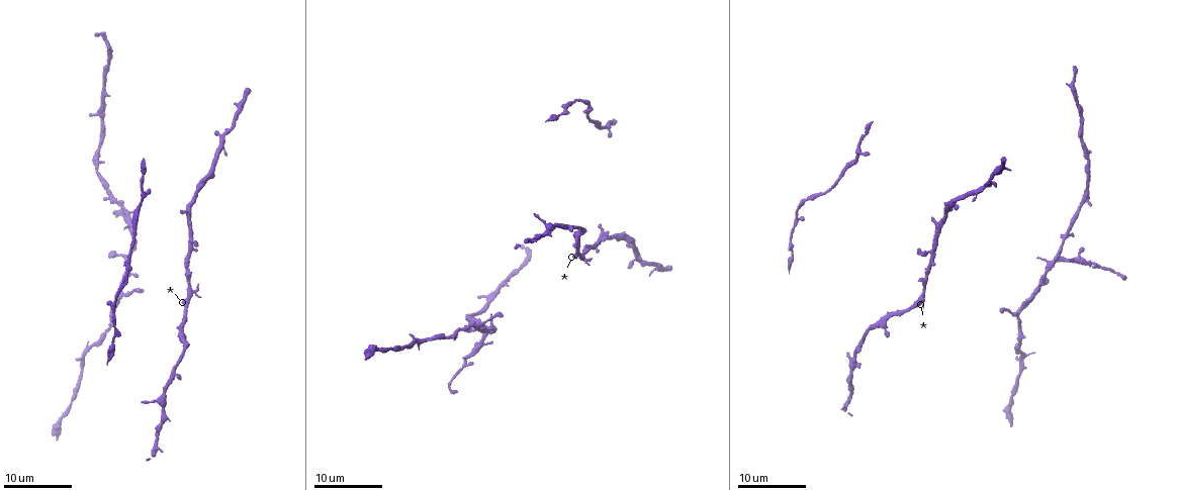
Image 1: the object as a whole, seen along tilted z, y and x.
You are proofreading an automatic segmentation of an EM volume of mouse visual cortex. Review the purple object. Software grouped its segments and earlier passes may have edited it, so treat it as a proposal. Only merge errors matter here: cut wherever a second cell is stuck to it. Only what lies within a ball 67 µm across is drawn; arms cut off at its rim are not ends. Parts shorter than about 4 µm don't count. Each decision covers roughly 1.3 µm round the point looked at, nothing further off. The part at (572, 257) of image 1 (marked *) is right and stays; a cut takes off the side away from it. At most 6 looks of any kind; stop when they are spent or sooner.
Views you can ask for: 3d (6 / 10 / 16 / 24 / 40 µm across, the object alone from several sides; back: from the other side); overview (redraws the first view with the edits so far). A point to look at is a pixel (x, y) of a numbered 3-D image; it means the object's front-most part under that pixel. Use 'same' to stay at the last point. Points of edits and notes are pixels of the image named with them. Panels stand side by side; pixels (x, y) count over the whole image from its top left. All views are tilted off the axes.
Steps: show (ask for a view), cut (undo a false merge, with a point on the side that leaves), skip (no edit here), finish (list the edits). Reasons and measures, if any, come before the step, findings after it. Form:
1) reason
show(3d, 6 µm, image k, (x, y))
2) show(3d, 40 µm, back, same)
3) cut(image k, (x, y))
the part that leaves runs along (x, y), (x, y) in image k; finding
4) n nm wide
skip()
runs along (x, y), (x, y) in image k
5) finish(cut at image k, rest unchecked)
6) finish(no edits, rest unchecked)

a fork
show(3d, 16 µm, image 1, (937, 223))

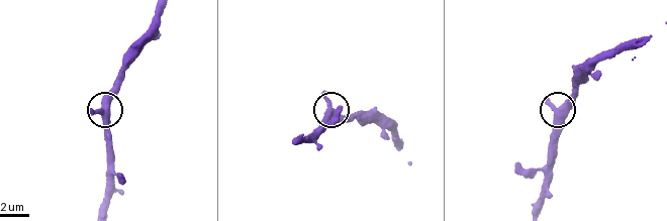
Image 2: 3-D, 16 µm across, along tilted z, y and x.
closer look
show(3d, 6 µm, image 2, (103, 108))

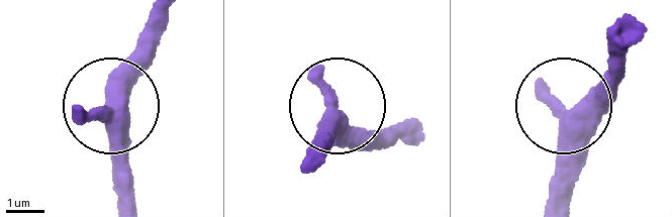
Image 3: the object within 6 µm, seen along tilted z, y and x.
skip()
runs along (120, 202), (115, 108), (151, 27) in image 3; continuous, no second cell

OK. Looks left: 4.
a fork
show(3d, 16 µm, image 1, (1019, 310))

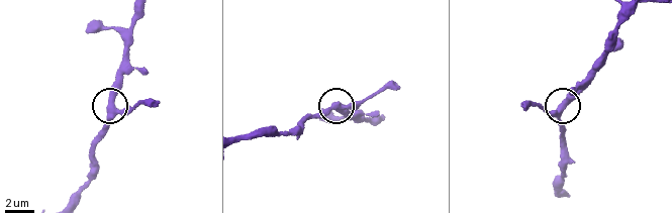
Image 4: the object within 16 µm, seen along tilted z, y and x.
zoom in
show(3d, 6 µm, image 4, (561, 108))

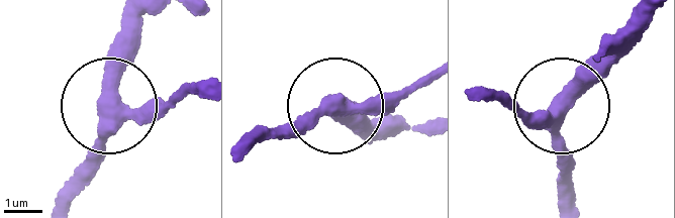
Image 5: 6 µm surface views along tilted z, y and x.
side arm 28 µm
skip()
continuous, no second cell

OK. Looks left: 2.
branch point
show(3d, 16 µm, image 1, (1060, 257))

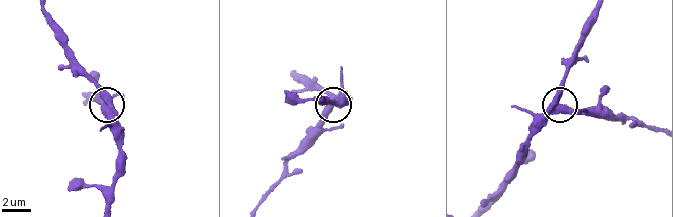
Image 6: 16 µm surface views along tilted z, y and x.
show(3d, 6 µm, image 6, (559, 105))

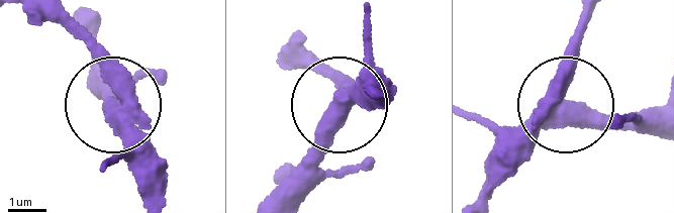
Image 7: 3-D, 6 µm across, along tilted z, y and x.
side arm 12 µm
cut(image 7, (326, 143))
the part that leaves runs along (548, 114), (661, 117) in image 7; a second cell is stuck on

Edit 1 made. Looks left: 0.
finish(cut at image 7, rest unchecked)

